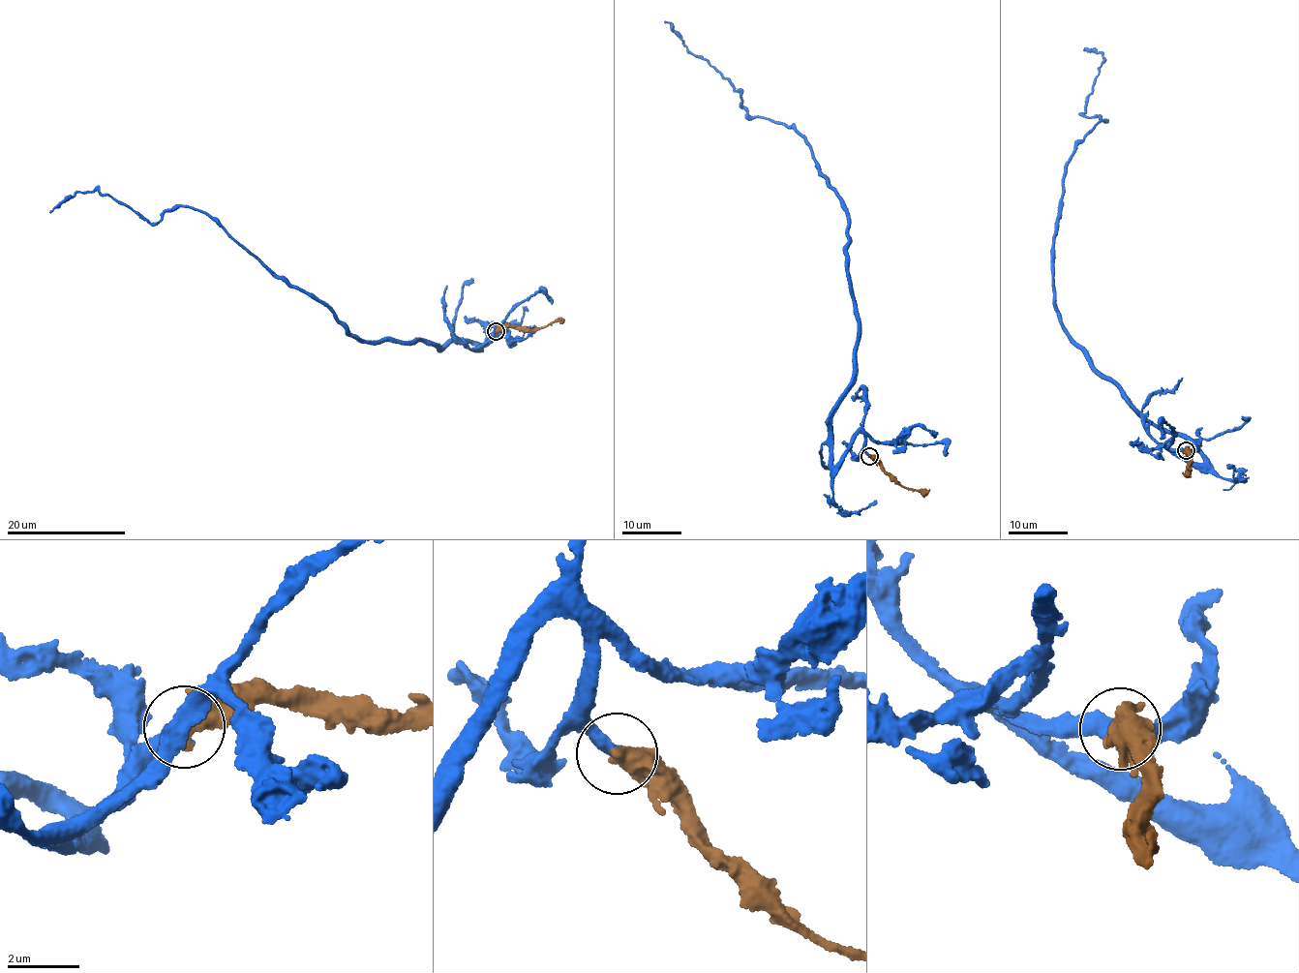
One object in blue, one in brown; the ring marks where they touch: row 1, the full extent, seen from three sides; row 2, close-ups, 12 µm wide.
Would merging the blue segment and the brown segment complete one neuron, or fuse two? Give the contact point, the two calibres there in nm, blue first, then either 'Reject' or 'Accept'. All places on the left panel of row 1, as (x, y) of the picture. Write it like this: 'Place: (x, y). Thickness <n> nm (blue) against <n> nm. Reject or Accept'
Place: (496, 331). Thickness 400 nm (blue) against 650 nm. Accept

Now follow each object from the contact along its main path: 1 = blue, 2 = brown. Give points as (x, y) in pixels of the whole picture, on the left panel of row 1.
1: (496, 332), (440, 352), (366, 341), (207, 214), (177, 205), (151, 224), (93, 190), (49, 212)
2: (496, 332), (511, 326), (538, 330), (562, 320)

